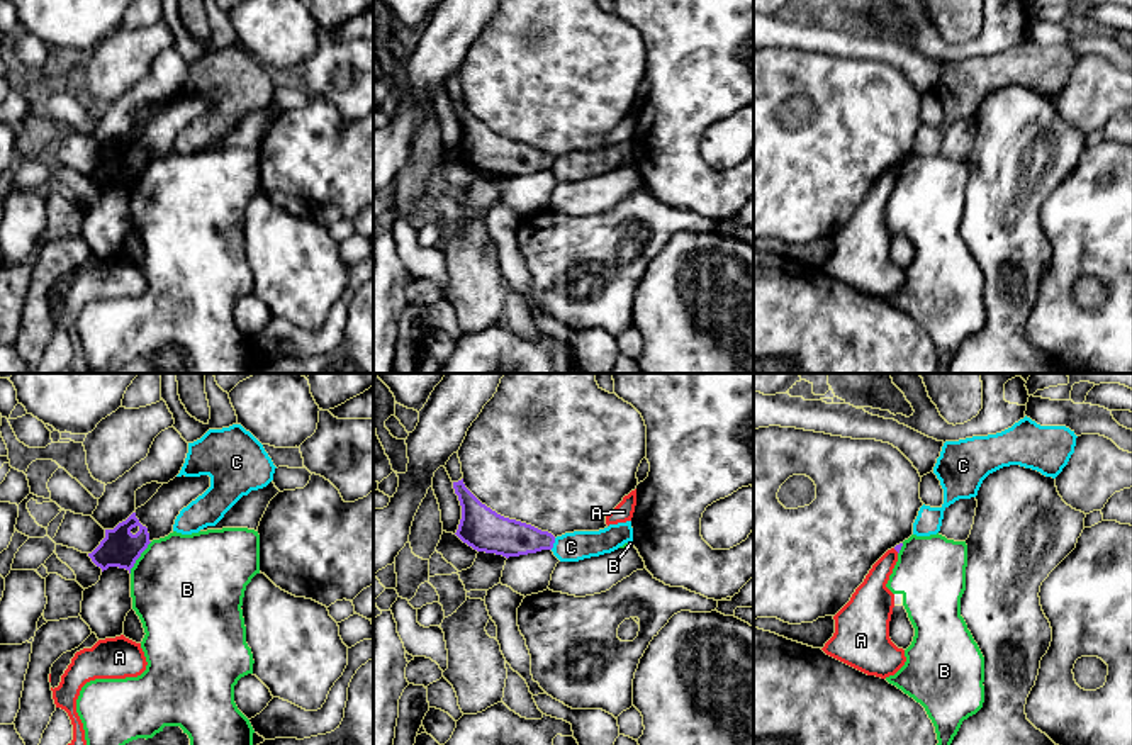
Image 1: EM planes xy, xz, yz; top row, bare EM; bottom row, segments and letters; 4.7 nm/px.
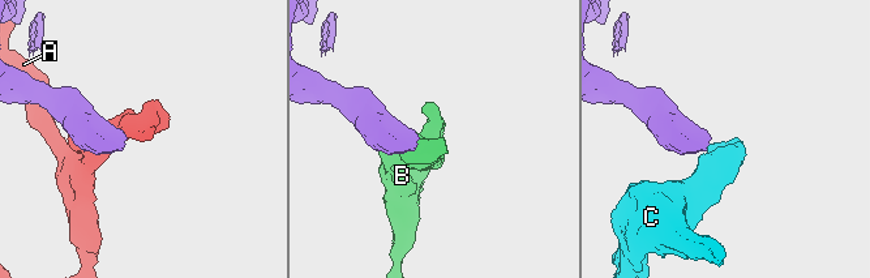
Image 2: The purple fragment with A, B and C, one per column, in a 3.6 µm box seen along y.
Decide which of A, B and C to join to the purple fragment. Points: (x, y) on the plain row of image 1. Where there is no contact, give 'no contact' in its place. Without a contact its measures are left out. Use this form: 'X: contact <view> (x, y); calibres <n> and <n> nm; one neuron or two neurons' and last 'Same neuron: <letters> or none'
A: contact yz (896, 170); calibres 30 and 160 nm; two neurons
B: contact xy (140, 175); calibres 180 and 500 nm; two neurons
C: contact xz (554, 162); calibres 180 and 140 nm; two neurons
Same neuron: none

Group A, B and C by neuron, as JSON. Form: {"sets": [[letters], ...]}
{"sets": [["A"], ["B"], ["C"]]}

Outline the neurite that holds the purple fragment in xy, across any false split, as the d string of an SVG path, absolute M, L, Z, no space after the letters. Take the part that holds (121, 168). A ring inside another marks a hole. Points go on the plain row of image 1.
M136 132L114 149L105 149L105 158L88 173L92 182L104 190L109 187L126 188L131 193L136 180L149 165L148 148L139 143Z

